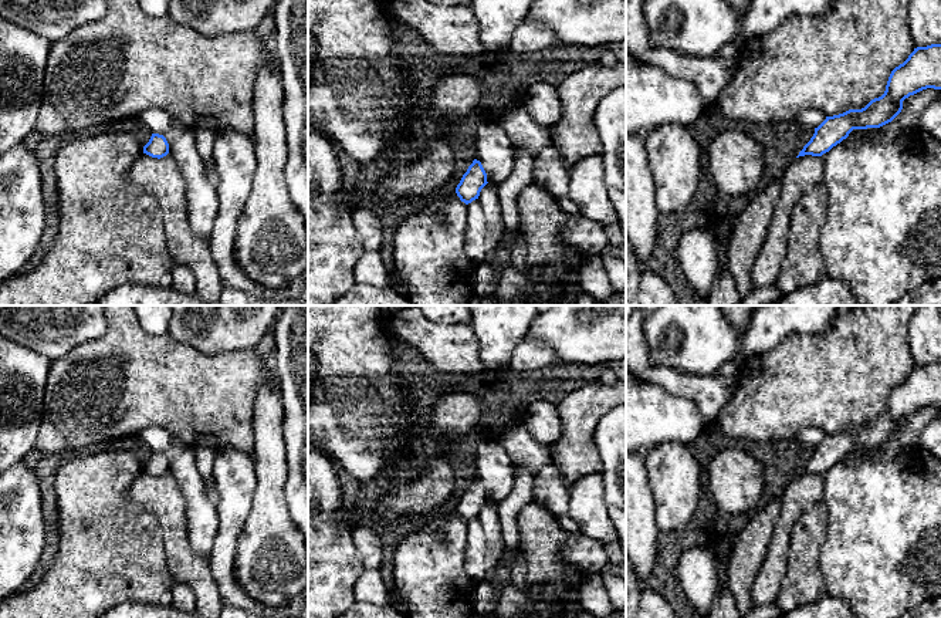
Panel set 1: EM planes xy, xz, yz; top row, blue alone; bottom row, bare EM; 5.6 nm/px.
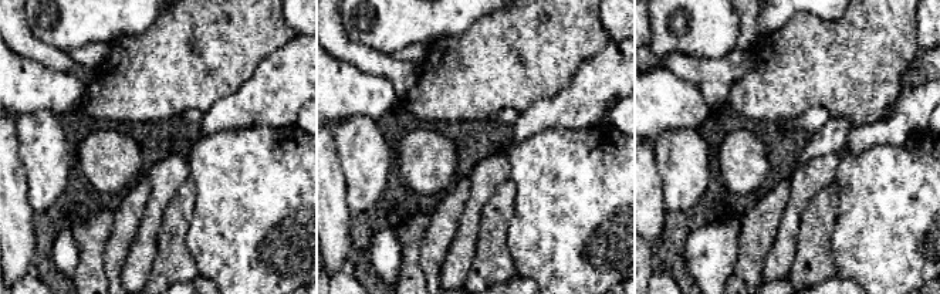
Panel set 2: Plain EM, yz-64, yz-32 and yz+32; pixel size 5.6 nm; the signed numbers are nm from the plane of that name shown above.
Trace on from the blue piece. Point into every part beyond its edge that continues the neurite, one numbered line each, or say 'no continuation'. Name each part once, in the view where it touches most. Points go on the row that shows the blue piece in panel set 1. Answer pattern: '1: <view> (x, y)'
no continuation

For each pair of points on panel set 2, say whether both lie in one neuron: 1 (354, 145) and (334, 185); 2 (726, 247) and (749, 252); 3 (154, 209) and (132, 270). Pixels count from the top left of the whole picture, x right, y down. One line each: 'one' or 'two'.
1: two
2: two
3: one

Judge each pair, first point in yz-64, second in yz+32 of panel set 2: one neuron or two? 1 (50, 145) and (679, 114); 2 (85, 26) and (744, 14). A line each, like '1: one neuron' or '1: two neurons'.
1: two neurons
2: two neurons

